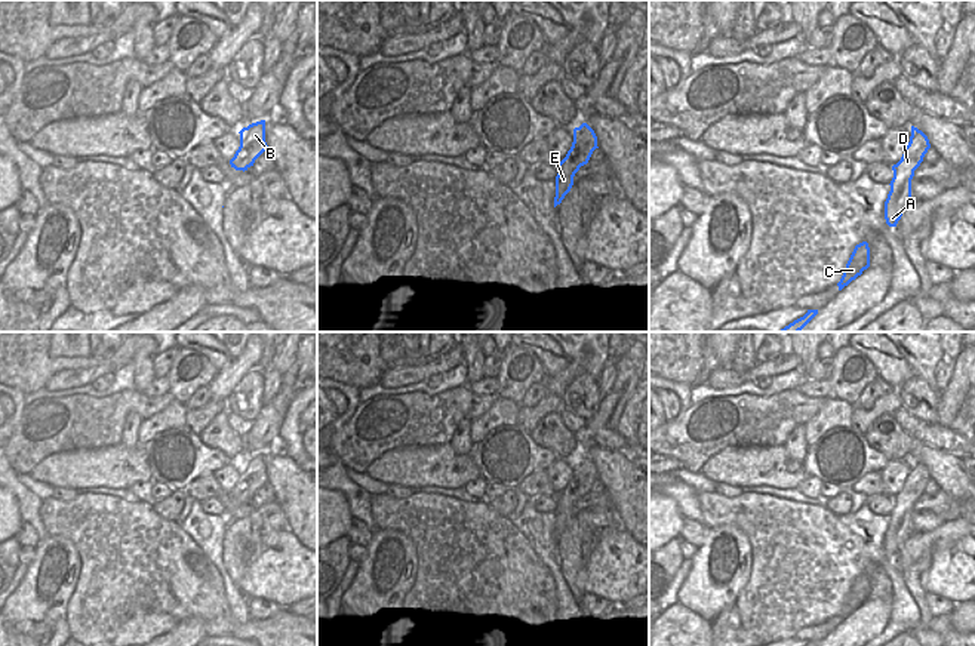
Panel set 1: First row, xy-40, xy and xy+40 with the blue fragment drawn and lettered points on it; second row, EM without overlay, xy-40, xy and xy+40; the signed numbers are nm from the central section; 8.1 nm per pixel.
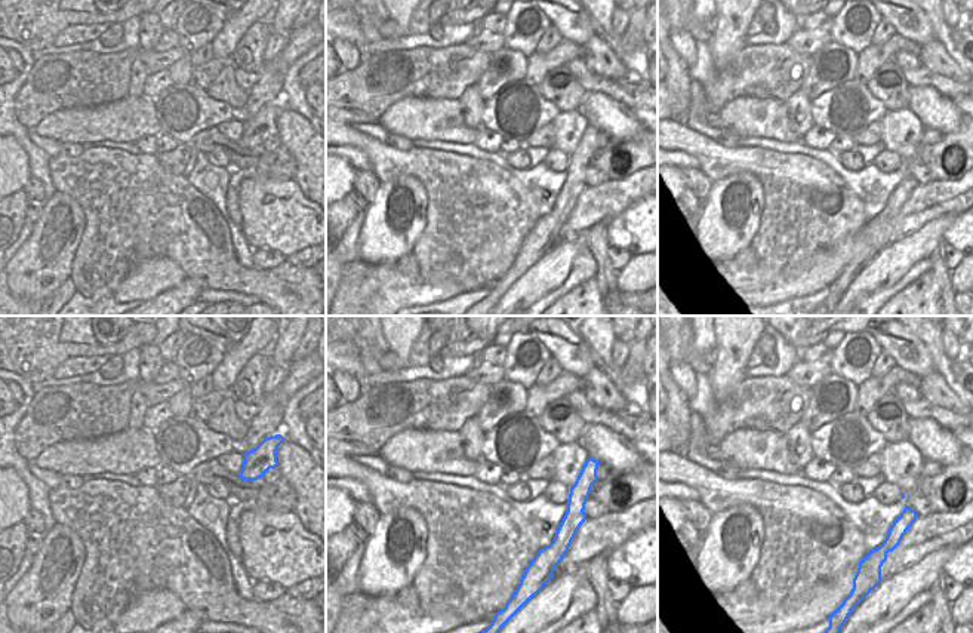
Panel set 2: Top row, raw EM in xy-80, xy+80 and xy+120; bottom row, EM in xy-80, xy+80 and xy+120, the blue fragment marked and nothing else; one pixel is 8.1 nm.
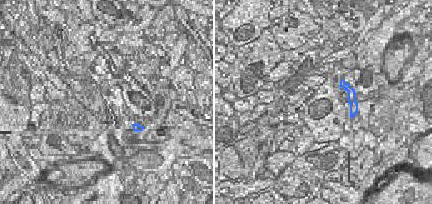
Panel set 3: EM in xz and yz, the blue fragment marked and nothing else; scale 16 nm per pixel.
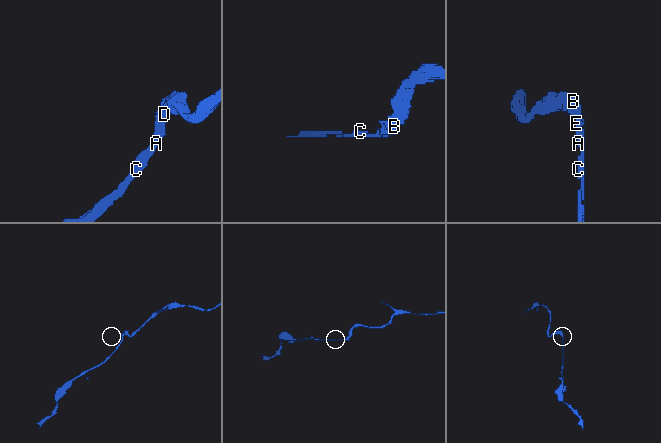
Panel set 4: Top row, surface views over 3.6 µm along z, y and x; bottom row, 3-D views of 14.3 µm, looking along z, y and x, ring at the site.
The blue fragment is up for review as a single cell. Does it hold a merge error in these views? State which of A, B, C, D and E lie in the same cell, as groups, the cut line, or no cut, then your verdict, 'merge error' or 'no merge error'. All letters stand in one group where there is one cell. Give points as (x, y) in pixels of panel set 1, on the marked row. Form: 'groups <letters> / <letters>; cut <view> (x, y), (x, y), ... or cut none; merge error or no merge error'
groups A B C D E; cut none; no merge error

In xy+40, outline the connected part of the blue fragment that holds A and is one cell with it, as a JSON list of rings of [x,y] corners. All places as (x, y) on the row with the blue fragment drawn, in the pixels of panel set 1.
[[[911,126],[910,142],[905,147],[901,160],[892,166],[894,178],[889,184],[891,191],[885,202],[885,219],[889,227],[896,227],[902,212],[913,203],[911,179],[929,148],[931,144],[928,136]]]

